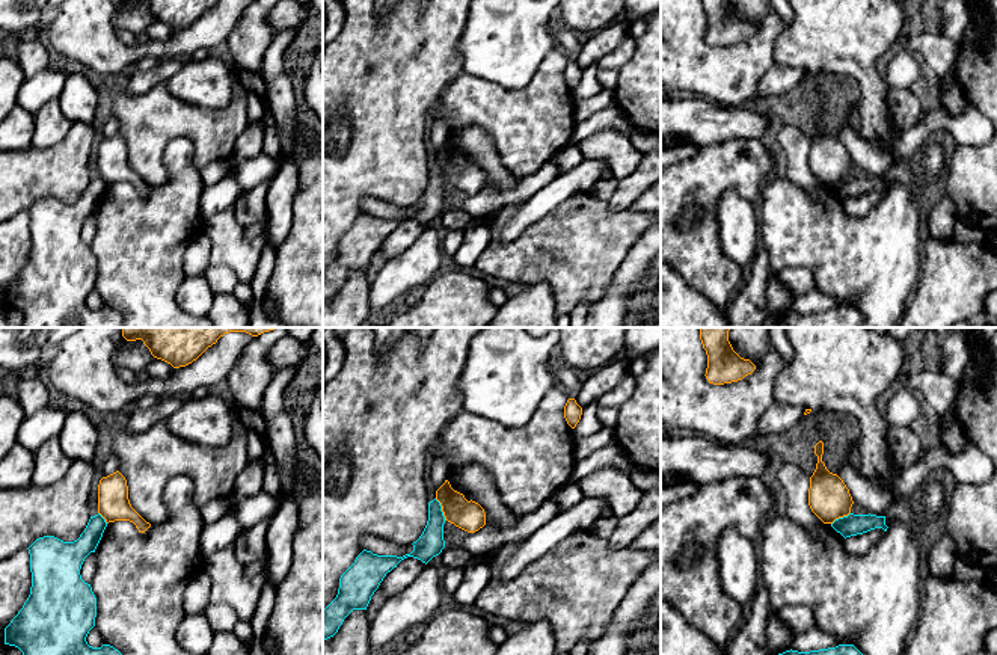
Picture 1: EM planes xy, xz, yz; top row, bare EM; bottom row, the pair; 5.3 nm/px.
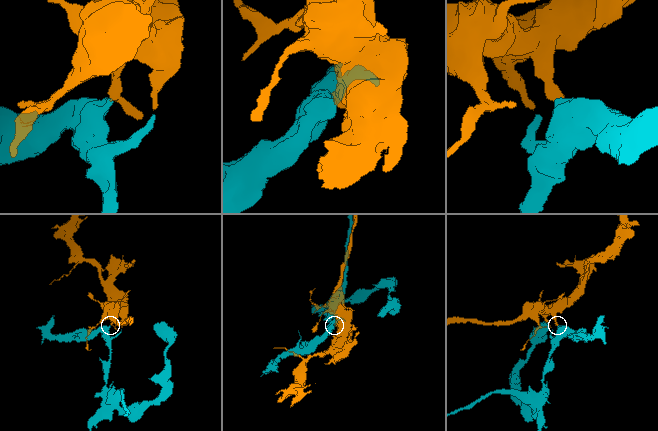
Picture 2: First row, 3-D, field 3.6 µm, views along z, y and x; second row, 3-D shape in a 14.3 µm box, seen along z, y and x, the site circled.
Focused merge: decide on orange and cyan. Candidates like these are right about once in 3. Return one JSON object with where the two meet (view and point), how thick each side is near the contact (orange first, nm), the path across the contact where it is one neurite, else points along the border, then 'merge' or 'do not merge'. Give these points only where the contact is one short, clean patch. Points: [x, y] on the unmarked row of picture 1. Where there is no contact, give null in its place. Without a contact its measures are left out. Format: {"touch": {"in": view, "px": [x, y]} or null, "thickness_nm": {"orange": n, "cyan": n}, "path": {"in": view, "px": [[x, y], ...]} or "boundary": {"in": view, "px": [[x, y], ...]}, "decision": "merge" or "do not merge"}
{"touch": {"in": "xz", "px": [442, 171]}, "thickness_nm": {"orange": 160, "cyan": 140}, "boundary": {"in": "xz", "px": [[435, 160], [445, 181]]}, "decision": "do not merge"}

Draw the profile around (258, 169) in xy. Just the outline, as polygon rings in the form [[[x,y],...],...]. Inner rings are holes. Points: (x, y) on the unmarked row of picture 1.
[[[264,152],[250,157],[237,166],[229,166],[229,172],[237,180],[241,192],[249,192],[259,184],[268,183],[282,168],[285,161],[291,161],[293,157],[282,152],[279,158],[273,158]]]

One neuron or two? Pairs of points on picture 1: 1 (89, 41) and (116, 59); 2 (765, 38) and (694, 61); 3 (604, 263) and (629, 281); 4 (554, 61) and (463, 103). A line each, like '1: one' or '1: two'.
1: one
2: one
3: two
4: one

